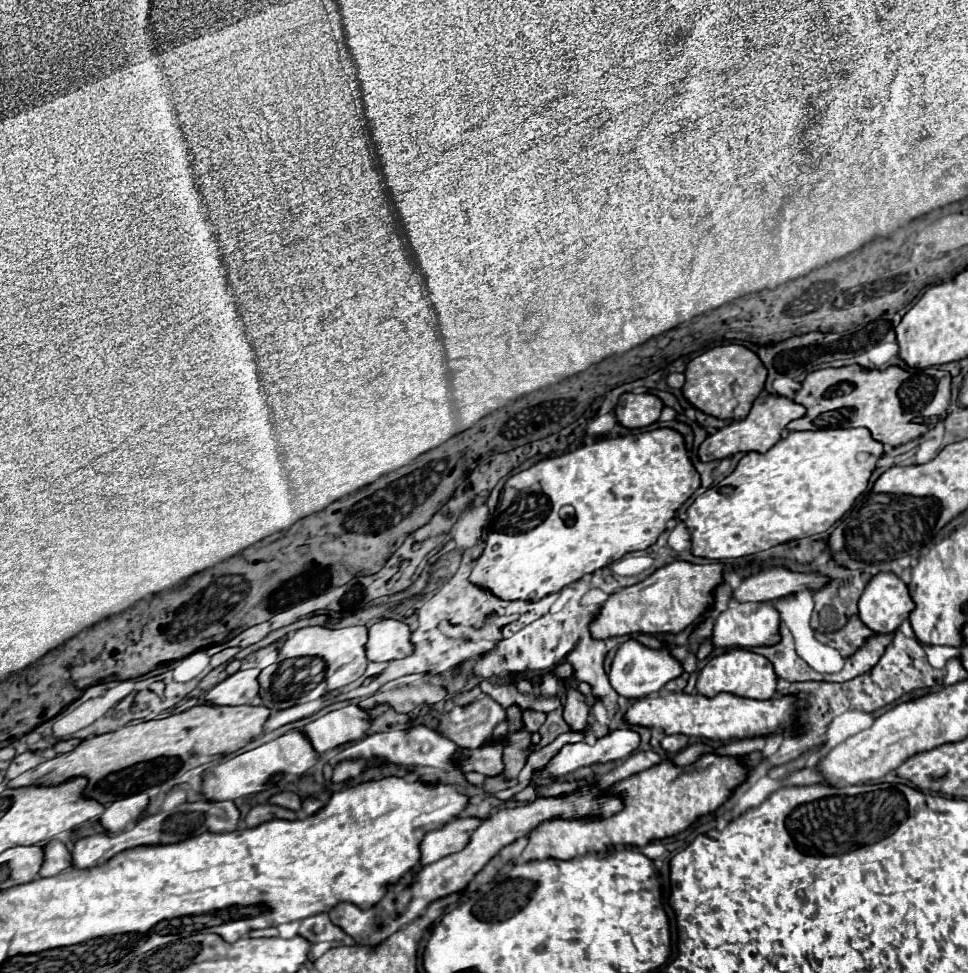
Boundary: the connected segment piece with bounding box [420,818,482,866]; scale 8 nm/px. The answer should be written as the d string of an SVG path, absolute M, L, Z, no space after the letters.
M454 818L452 822L444 824L438 830L430 830L422 844L420 844L420 864L432 864L438 862L444 856L450 856L458 850L462 850L468 844L470 834L480 826L482 822L476 818Z

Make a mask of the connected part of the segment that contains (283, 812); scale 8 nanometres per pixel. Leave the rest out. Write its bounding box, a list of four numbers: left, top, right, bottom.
[244,804,296,828]

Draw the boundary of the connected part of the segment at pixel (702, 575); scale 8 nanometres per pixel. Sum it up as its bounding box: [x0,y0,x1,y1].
[590,560,724,638]

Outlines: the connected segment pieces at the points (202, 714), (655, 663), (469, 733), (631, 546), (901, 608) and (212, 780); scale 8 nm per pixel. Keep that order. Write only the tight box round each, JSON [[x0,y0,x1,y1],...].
[[8,704,270,806],[610,640,684,700],[440,698,506,748],[470,428,700,602],[860,572,914,634],[202,730,318,802]]

